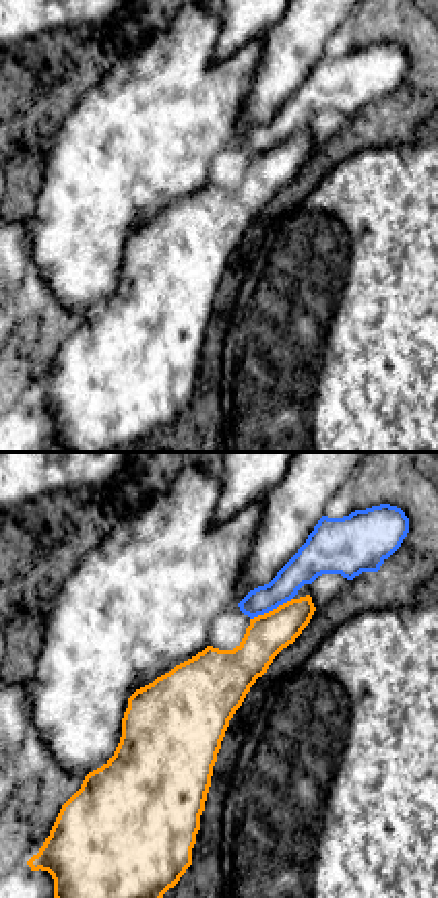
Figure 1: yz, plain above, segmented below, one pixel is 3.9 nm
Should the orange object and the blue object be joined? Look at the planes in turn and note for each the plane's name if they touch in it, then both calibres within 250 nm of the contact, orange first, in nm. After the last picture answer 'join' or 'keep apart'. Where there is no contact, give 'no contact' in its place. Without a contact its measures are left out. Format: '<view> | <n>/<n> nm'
yz | 160/140 nm

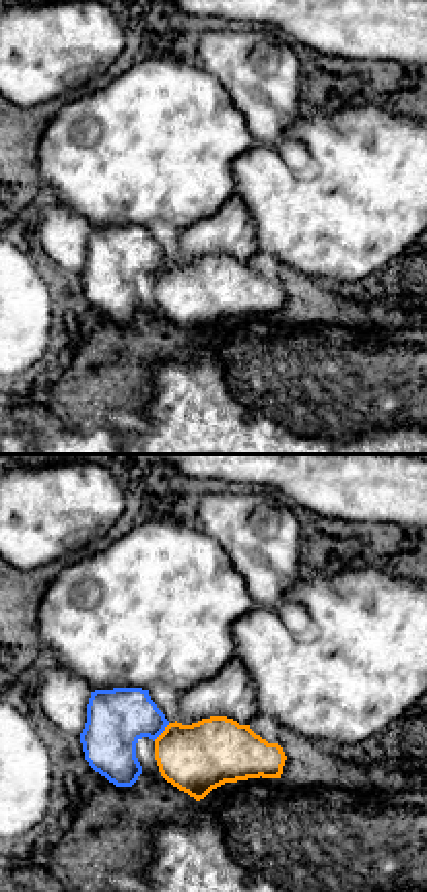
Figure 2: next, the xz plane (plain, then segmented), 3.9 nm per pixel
xz | 280/240 nm

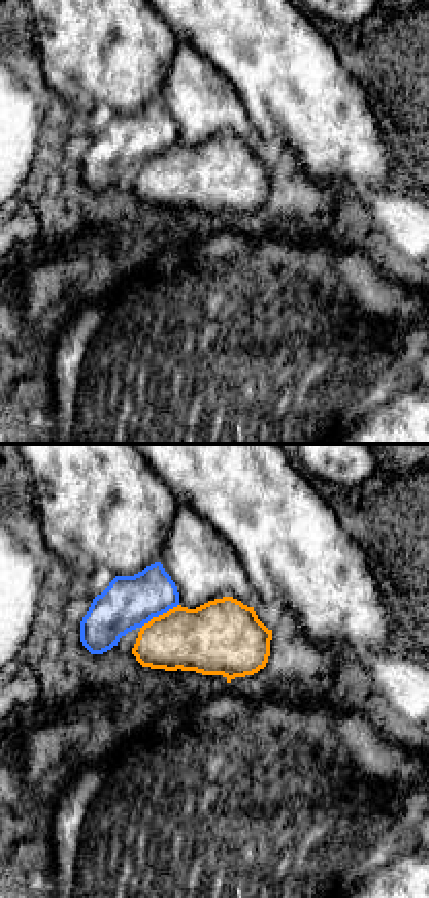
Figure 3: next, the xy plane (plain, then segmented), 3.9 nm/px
xy | 280/200 nm

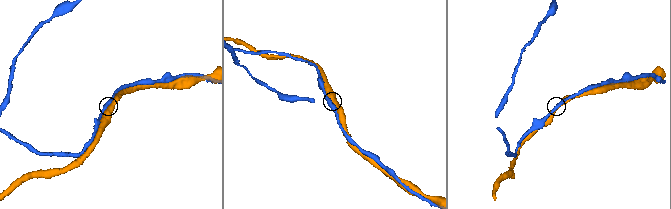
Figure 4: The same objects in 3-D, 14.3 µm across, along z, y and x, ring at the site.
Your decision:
join

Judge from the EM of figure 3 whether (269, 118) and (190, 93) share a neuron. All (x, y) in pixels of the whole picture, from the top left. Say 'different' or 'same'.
different

